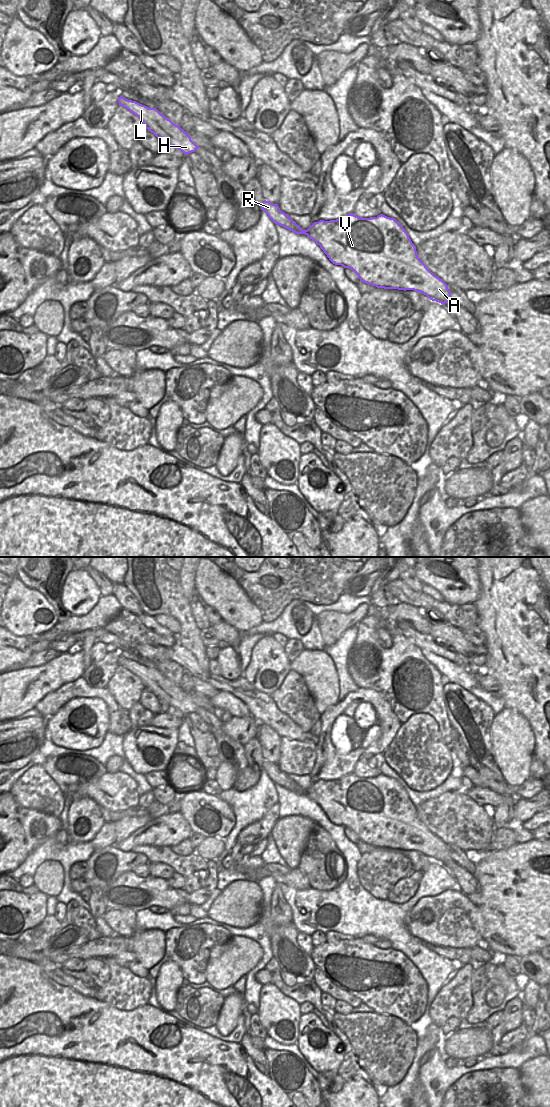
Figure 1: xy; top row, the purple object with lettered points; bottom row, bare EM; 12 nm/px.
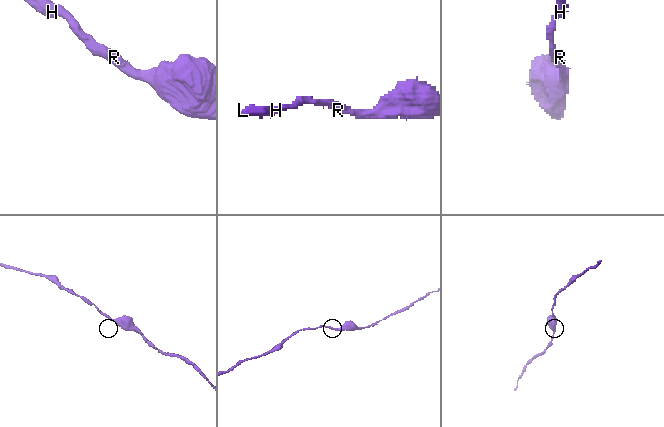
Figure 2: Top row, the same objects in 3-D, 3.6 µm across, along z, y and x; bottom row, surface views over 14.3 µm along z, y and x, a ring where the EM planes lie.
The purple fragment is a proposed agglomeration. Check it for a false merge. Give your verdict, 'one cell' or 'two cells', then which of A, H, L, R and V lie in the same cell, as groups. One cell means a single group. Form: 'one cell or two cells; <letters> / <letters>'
one cell; A H L R V

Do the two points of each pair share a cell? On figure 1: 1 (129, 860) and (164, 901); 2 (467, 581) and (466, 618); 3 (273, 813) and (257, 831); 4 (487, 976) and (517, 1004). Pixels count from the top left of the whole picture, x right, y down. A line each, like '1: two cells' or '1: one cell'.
1: two cells
2: two cells
3: one cell
4: two cells

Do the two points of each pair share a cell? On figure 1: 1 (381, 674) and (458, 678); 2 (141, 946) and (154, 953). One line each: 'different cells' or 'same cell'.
1: different cells
2: same cell

